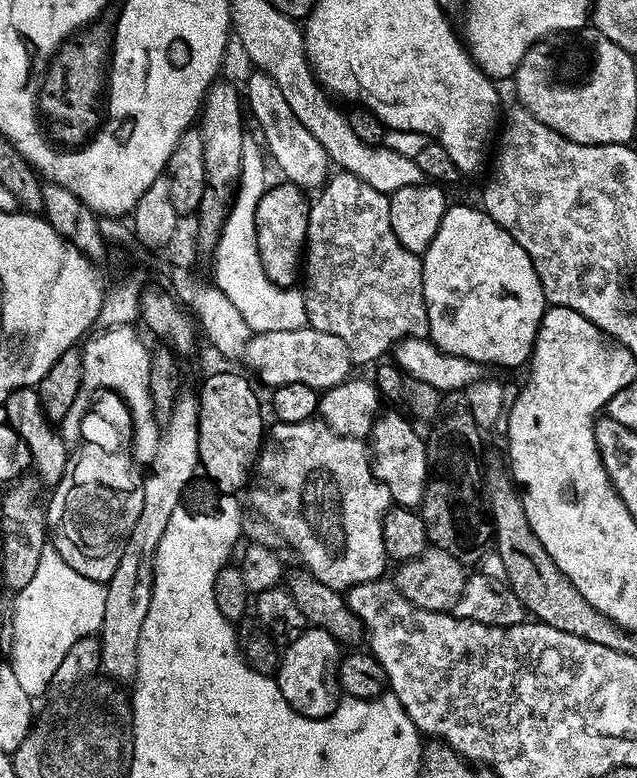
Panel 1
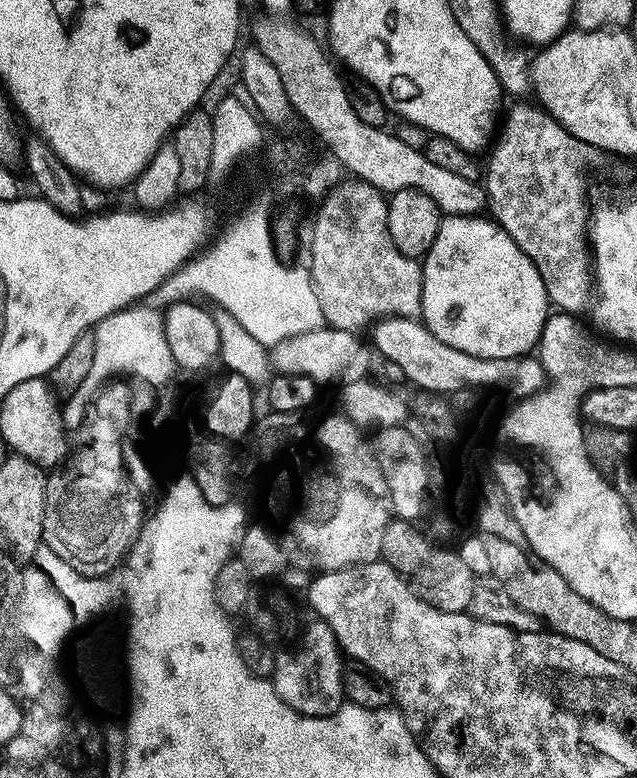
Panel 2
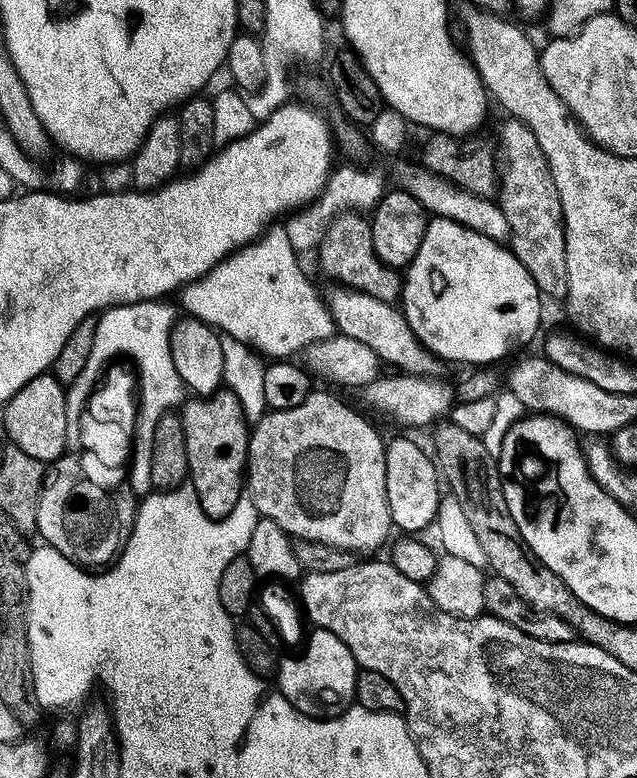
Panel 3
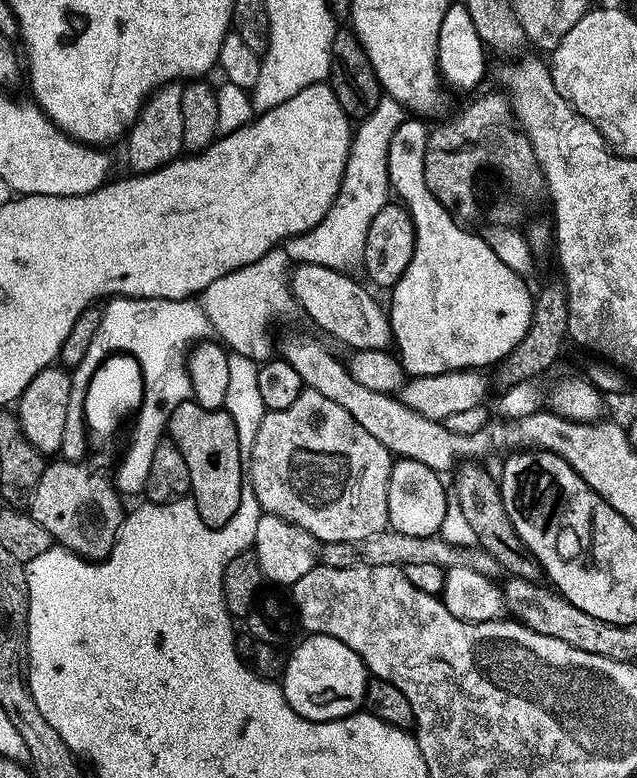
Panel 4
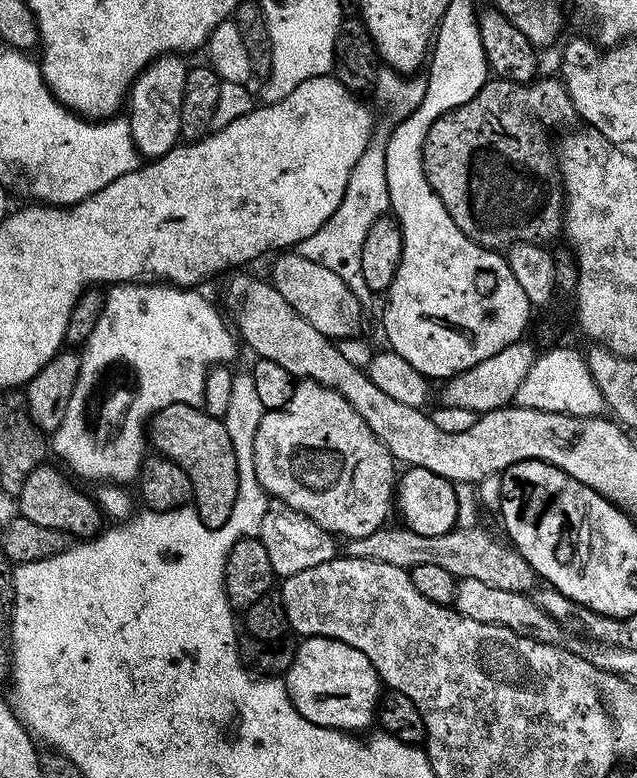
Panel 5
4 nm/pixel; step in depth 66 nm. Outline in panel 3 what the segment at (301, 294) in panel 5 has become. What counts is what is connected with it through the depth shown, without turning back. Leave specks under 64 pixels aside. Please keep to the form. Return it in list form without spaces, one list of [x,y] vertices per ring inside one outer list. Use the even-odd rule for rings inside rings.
[[[343,286],[335,289],[337,292],[326,300],[328,313],[336,324],[339,335],[355,338],[357,342],[370,346],[374,354],[385,365],[393,364],[393,369],[410,376],[426,376],[440,378],[445,374],[445,365],[439,356],[432,355],[420,340],[410,330],[403,311],[395,303],[378,300],[365,292],[353,292]]]

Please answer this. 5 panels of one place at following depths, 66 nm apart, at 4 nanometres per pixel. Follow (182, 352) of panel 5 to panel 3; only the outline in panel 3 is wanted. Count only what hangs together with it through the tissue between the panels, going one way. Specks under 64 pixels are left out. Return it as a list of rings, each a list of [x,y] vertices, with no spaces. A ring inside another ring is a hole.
[[[140,300],[137,304],[117,304],[99,313],[94,334],[94,346],[82,374],[67,389],[68,413],[66,422],[69,433],[76,429],[77,409],[80,409],[85,388],[93,383],[94,373],[103,367],[107,357],[129,355],[142,370],[143,394],[140,396],[142,414],[139,431],[135,439],[134,456],[140,462],[147,462],[151,456],[151,439],[154,438],[155,424],[164,412],[171,412],[185,399],[186,387],[180,380],[171,358],[171,332],[178,320],[177,309],[160,300]]]

